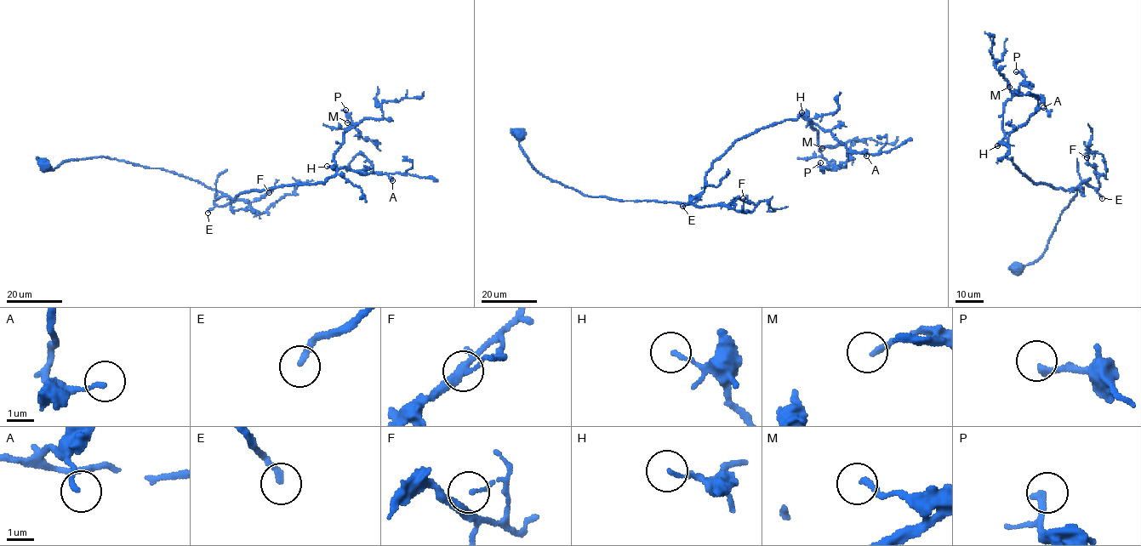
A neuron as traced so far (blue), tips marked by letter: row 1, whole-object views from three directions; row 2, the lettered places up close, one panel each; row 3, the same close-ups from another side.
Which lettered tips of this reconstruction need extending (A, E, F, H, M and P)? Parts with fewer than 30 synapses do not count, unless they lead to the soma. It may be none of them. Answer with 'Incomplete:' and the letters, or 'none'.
Incomplete: E

